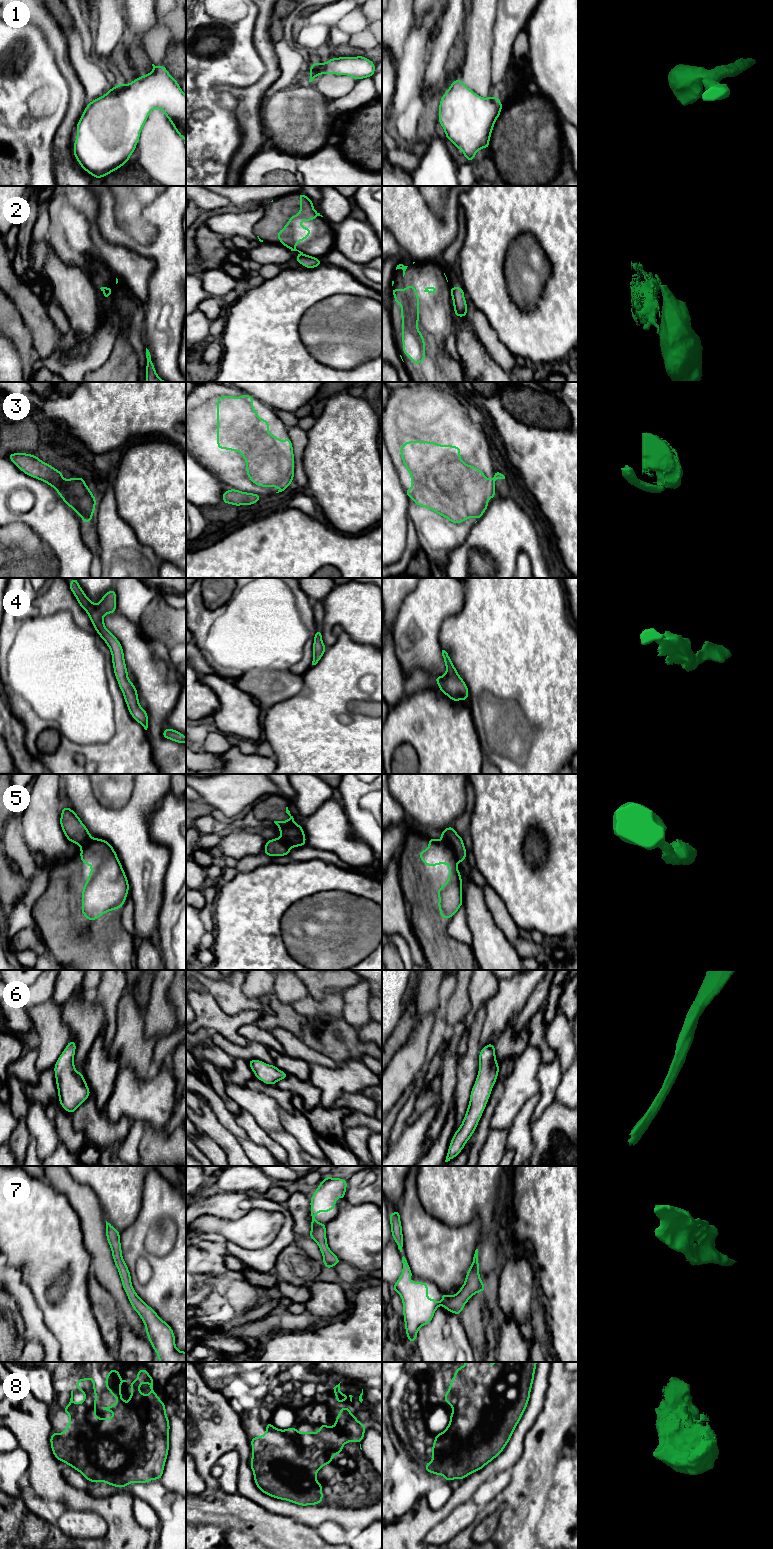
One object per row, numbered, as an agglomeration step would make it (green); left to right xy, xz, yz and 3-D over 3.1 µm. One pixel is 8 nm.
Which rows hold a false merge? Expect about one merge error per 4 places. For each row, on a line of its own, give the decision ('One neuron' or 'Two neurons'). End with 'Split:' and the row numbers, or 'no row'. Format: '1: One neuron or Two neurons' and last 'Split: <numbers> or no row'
1: One neuron
2: Two neurons
3: Two neurons
4: One neuron
5: Two neurons
6: One neuron
7: One neuron
8: One neuron
Split: 2, 3, 5

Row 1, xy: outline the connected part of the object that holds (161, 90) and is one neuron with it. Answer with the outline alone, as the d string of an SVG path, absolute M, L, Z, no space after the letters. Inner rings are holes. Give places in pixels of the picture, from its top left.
M152 64L152 66L153 70L149 74L137 77L130 84L119 83L103 96L89 102L76 125L77 136L73 144L73 154L79 165L97 179L118 170L129 161L136 149L142 128L149 114L155 108L161 109L177 134L183 140L186 139L186 95L164 65L155 66Z

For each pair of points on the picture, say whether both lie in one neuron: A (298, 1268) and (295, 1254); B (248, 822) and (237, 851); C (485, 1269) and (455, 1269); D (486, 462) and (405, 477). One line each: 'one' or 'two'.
A: one
B: two
C: two
D: one

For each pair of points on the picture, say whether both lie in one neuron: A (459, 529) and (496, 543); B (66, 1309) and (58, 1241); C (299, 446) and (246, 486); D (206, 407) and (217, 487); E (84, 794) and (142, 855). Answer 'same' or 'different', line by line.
A: different
B: same
C: different
D: different
E: same

